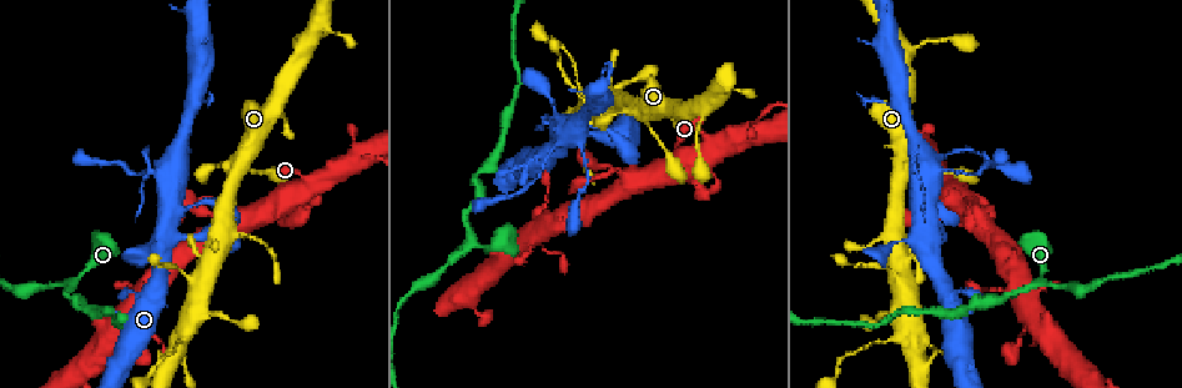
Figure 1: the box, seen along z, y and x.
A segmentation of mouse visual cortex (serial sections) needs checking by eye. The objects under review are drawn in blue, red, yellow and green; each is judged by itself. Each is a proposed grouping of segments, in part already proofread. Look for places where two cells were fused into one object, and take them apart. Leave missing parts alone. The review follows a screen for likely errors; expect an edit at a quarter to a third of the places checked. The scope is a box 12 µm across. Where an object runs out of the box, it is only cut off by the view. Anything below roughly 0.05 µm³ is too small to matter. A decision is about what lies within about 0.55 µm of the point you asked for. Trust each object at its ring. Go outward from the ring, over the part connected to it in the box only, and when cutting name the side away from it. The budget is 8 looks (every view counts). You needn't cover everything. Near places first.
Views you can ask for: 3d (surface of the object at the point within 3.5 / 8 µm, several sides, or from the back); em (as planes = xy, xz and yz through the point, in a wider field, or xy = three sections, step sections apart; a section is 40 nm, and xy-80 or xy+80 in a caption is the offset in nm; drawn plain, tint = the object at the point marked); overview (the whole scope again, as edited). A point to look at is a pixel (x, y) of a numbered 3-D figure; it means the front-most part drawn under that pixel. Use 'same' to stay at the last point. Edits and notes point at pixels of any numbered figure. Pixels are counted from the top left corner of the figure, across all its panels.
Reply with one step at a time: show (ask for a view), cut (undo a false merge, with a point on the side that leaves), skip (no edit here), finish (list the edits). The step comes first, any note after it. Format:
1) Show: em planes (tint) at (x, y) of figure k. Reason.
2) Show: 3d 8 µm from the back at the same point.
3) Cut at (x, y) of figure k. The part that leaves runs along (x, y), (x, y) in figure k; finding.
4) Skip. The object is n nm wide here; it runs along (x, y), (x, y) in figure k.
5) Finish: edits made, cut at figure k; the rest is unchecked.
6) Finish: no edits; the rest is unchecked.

Show: 3d 3.5 µm from the back at (946, 171) of figure 1.

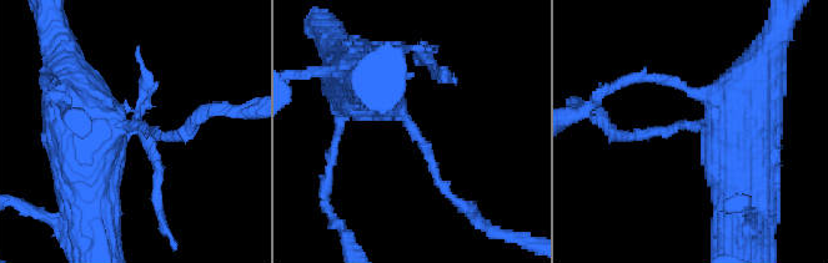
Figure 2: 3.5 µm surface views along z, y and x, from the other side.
Show: em xy step 5 (tint) at (129, 126) of figure 2. The arms are 100, 700 nm wide; now the EM.

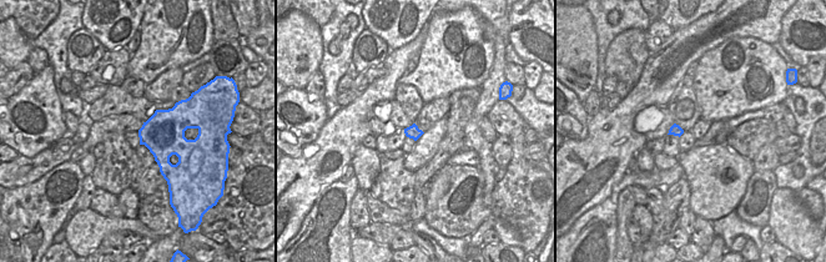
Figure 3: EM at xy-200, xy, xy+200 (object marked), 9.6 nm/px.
Skip. It runs along (379, 75), (447, 192) in figure 2; all the same cell.

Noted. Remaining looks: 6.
Show: 3d 3.5 µm at (902, 272) of figure 1. Sharp bend.

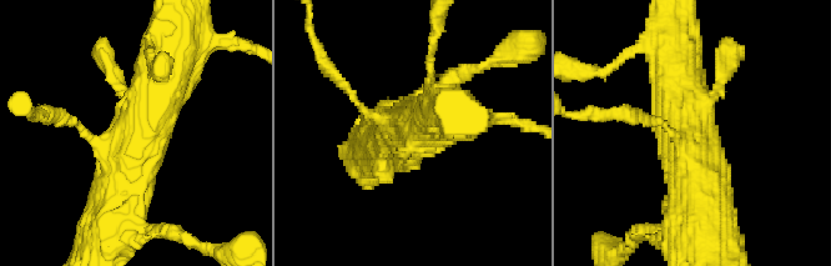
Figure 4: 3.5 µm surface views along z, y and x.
Show: em xy step 3 (tint) at (685, 132) of figure 4.

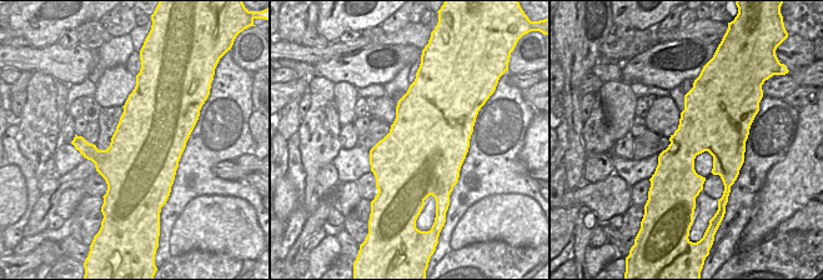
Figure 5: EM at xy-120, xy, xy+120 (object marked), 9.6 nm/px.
Show: em xy step 5 (tint) at the same point.

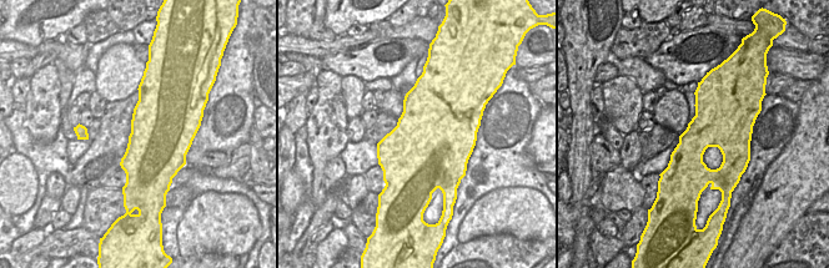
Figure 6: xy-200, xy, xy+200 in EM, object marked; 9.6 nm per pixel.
Skip. It runs along (179, 38), (109, 184) in figure 4; one cell here.

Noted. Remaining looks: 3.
Show: 3d 8 µm at (184, 337) of figure 1. Thin arm on a thick one.

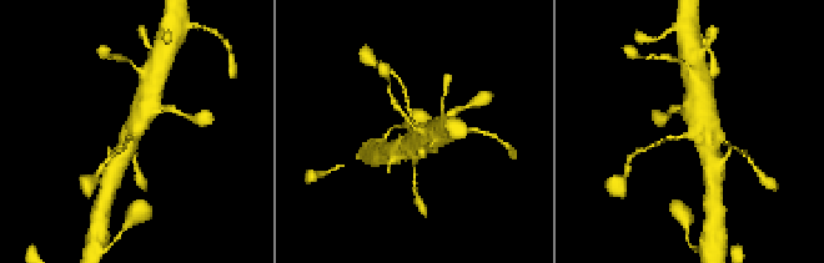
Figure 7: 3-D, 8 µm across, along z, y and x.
Show: 3d 3.5 µm at (695, 134) of figure 7. Zoom in.

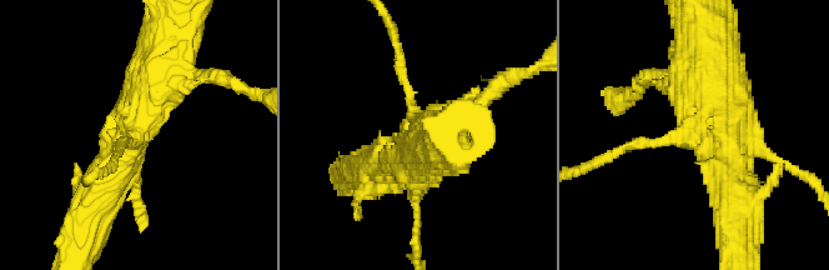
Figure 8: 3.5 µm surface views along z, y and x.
Show: em xy step 5 (tint) at (141, 130) of figure 8. Now the EM.

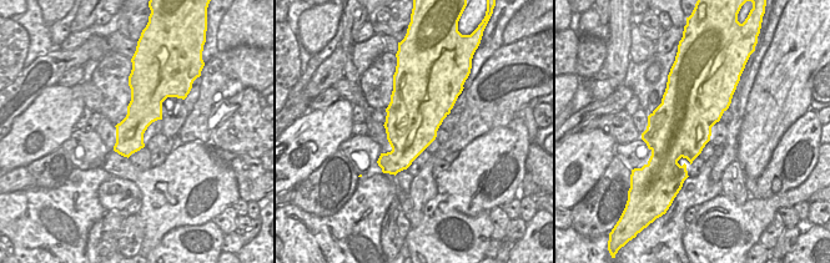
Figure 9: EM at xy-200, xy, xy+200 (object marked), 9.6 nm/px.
Skip. It runs along (157, 33), (154, 79), (104, 183) in figure 8; all the same cell.

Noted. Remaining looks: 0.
Finish: no edits; the rest is unchecked.

